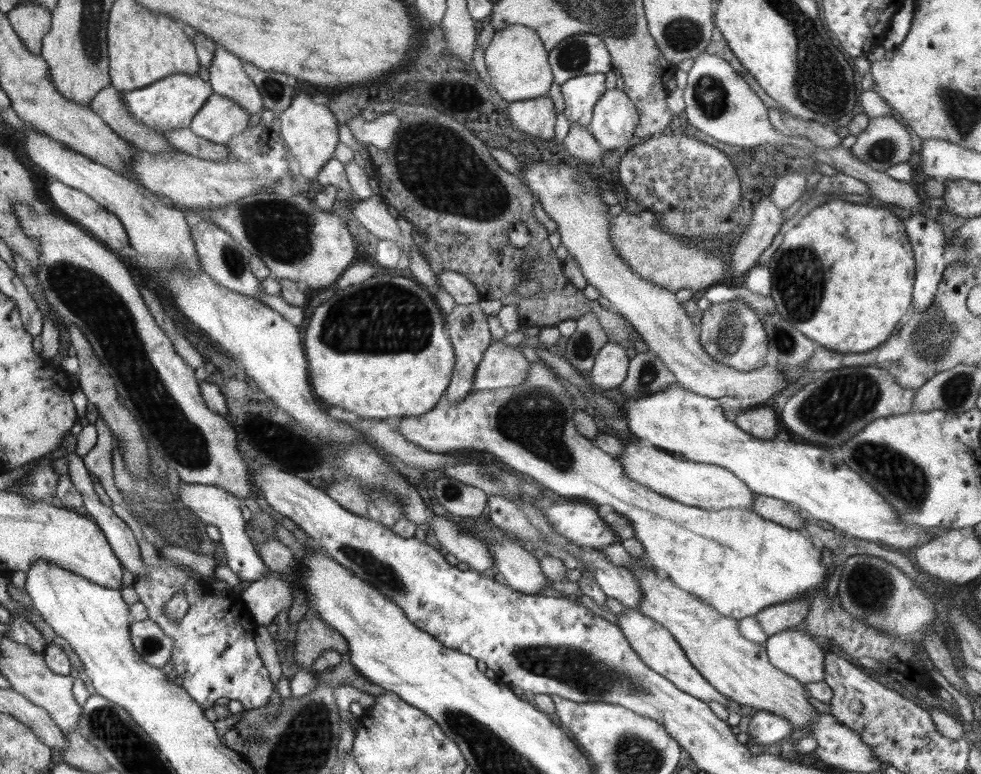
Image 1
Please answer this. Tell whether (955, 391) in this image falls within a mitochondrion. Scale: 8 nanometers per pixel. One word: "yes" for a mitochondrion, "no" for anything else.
yes

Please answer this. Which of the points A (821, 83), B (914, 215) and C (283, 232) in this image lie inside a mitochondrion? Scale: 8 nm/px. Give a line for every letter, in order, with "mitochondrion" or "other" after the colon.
A: mitochondrion
B: other
C: mitochondrion

